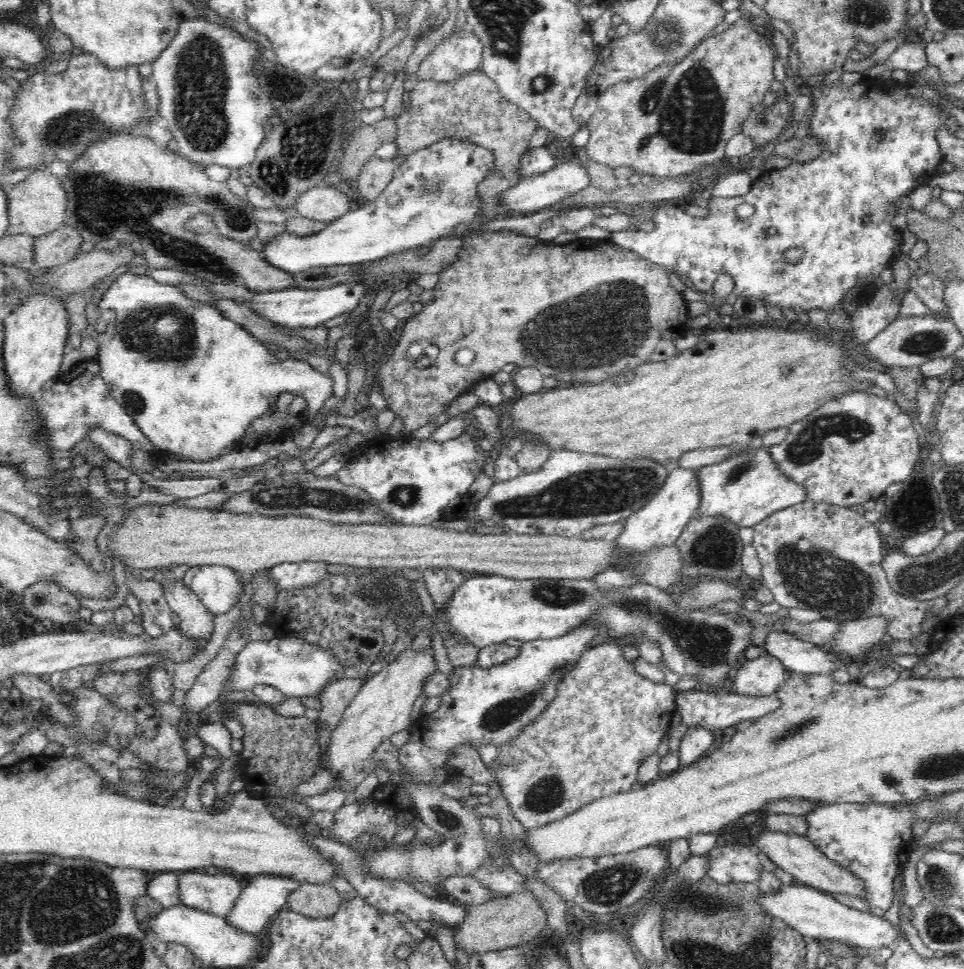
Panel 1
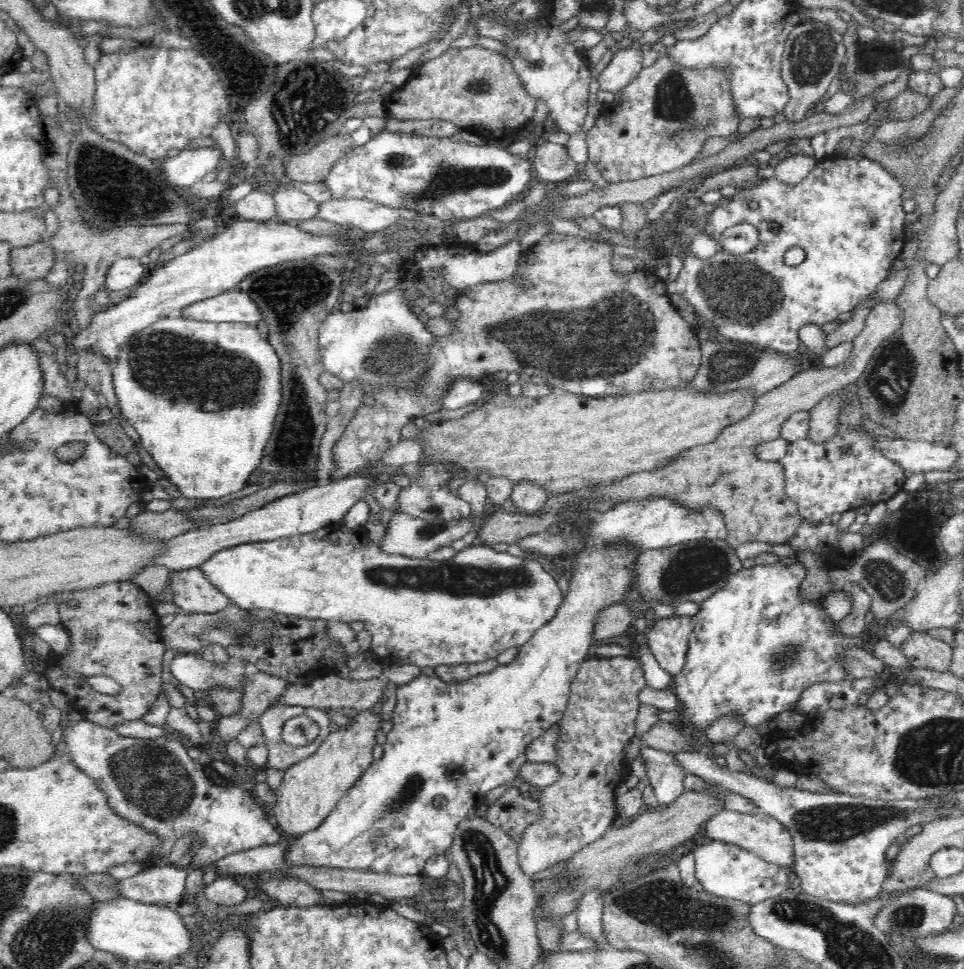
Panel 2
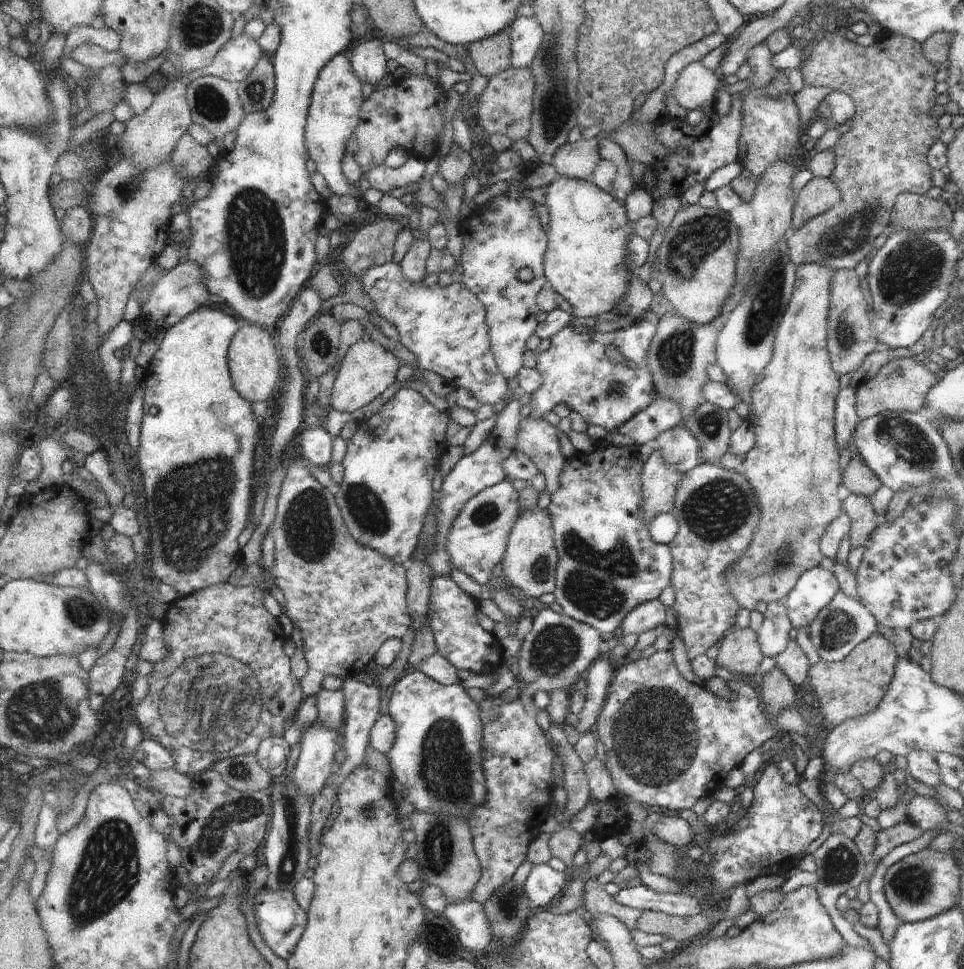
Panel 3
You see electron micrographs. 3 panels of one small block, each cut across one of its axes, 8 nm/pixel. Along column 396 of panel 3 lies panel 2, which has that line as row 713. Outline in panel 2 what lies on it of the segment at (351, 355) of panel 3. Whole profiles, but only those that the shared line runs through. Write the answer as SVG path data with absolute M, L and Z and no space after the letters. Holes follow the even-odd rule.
M372 707L359 710L340 730L330 731L310 756L284 770L273 812L277 827L290 839L320 826L323 818L335 809L342 796L370 768L374 761L372 750L376 746L376 734L382 729L384 721L383 713L376 714Z

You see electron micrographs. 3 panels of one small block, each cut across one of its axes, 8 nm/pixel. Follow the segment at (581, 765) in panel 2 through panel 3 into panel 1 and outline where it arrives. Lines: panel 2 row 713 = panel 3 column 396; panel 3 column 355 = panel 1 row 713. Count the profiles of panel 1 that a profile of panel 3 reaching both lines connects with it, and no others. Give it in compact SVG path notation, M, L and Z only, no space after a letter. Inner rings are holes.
M610 641L609 643L602 643L592 647L589 650L584 650L582 656L578 658L578 662L574 662L572 670L568 670L568 674L562 678L558 690L556 690L556 696L548 702L548 706L528 726L524 726L522 732L516 738L510 738L506 744L498 747L496 759L500 762L500 766L494 771L495 779L500 786L503 796L507 799L511 811L524 825L525 829L532 830L532 828L538 828L542 824L550 824L550 822L554 822L558 818L564 818L564 816L572 814L572 812L582 808L582 806L598 800L598 798L606 798L612 796L612 794L631 790L631 786L637 781L637 772L642 761L656 753L656 749L660 746L660 740L666 736L666 732L670 728L670 722L672 722L672 716L677 711L677 702L674 701L674 690L668 684L654 683L639 676L634 671L632 661L625 659L622 646L623 644L616 641Z

